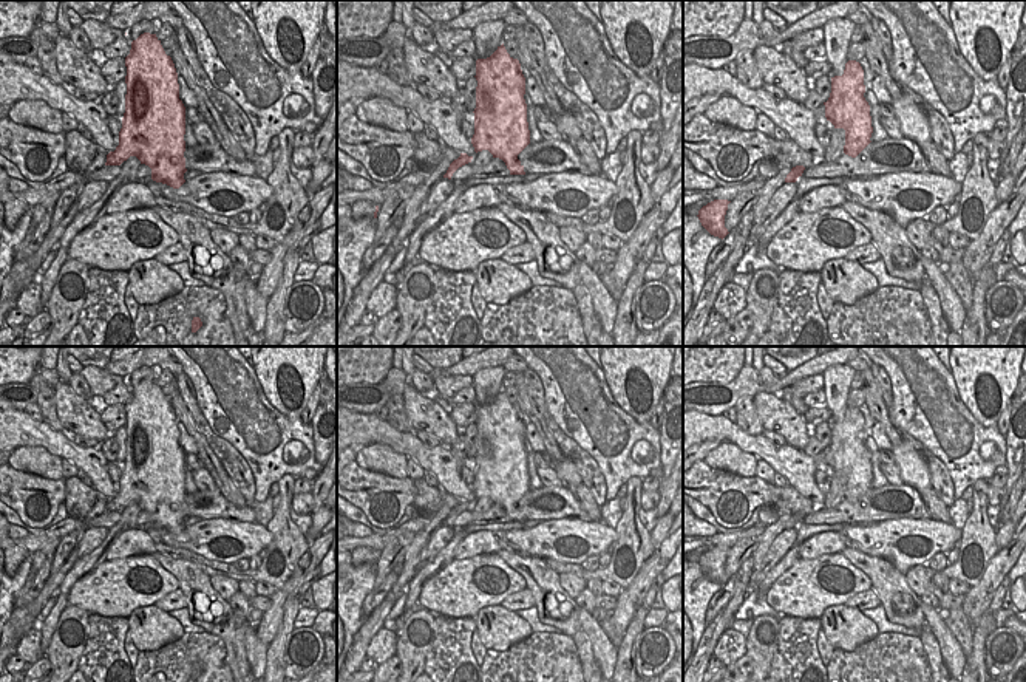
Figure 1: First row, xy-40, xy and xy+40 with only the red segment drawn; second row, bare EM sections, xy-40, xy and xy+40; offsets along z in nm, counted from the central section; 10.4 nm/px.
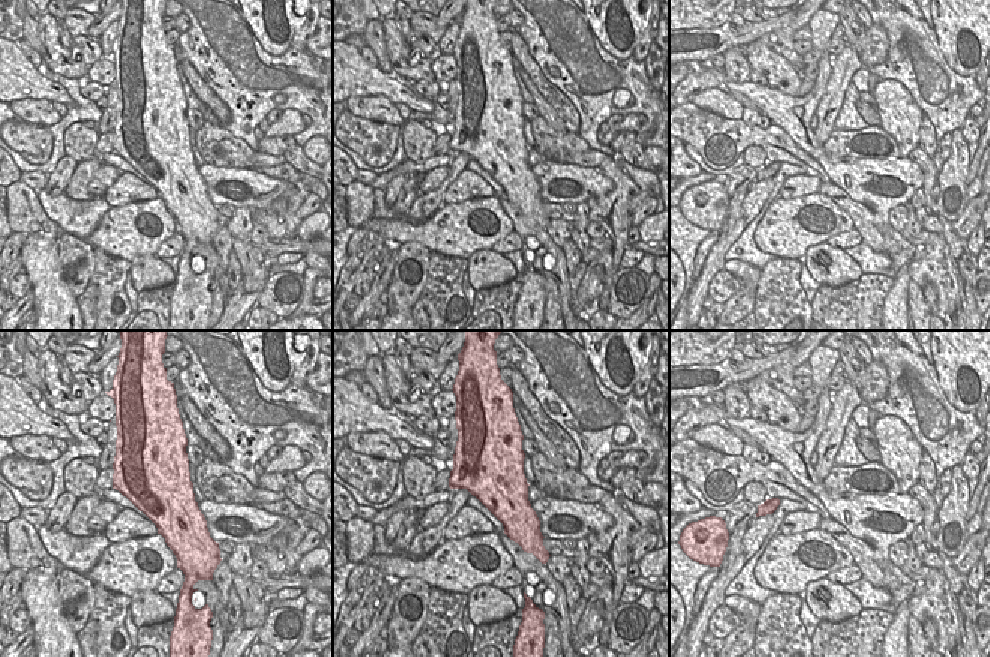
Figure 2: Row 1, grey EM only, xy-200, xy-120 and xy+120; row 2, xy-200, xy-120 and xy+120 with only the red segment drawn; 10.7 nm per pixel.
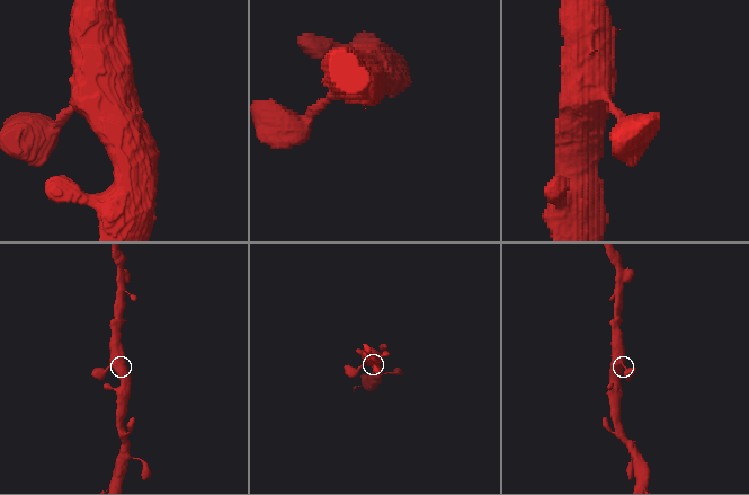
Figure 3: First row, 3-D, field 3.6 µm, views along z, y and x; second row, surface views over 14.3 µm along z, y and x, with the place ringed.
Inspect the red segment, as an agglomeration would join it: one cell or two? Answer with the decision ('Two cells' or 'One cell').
One cell

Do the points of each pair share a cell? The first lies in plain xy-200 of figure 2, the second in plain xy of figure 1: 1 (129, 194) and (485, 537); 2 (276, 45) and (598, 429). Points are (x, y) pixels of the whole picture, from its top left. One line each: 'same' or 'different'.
1: same
2: different

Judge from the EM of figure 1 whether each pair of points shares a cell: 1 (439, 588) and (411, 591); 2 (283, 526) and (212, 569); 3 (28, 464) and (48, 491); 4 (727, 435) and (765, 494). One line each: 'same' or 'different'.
1: different
2: same
3: different
4: different

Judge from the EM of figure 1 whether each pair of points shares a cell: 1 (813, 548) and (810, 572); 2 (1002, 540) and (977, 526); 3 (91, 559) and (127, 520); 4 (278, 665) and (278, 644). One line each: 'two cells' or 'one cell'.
1: two cells
2: two cells
3: one cell
4: one cell

